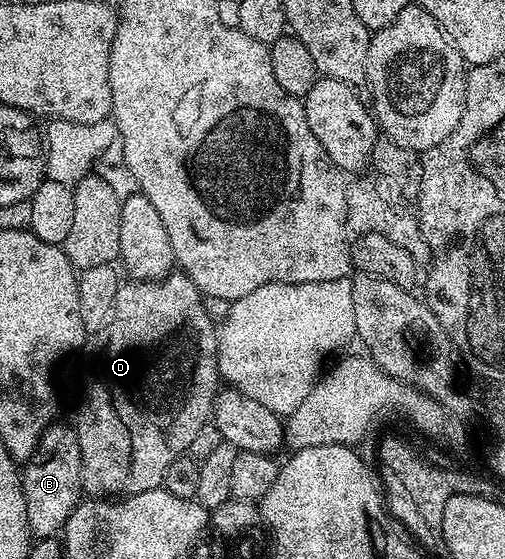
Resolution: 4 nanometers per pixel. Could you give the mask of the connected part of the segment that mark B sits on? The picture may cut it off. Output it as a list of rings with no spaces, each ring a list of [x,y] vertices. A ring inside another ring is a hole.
[[[54,423],[44,432],[36,452],[28,458],[22,469],[28,532],[36,539],[59,534],[68,521],[68,516],[82,500],[82,455],[78,447],[78,435],[71,424],[60,424]]]

